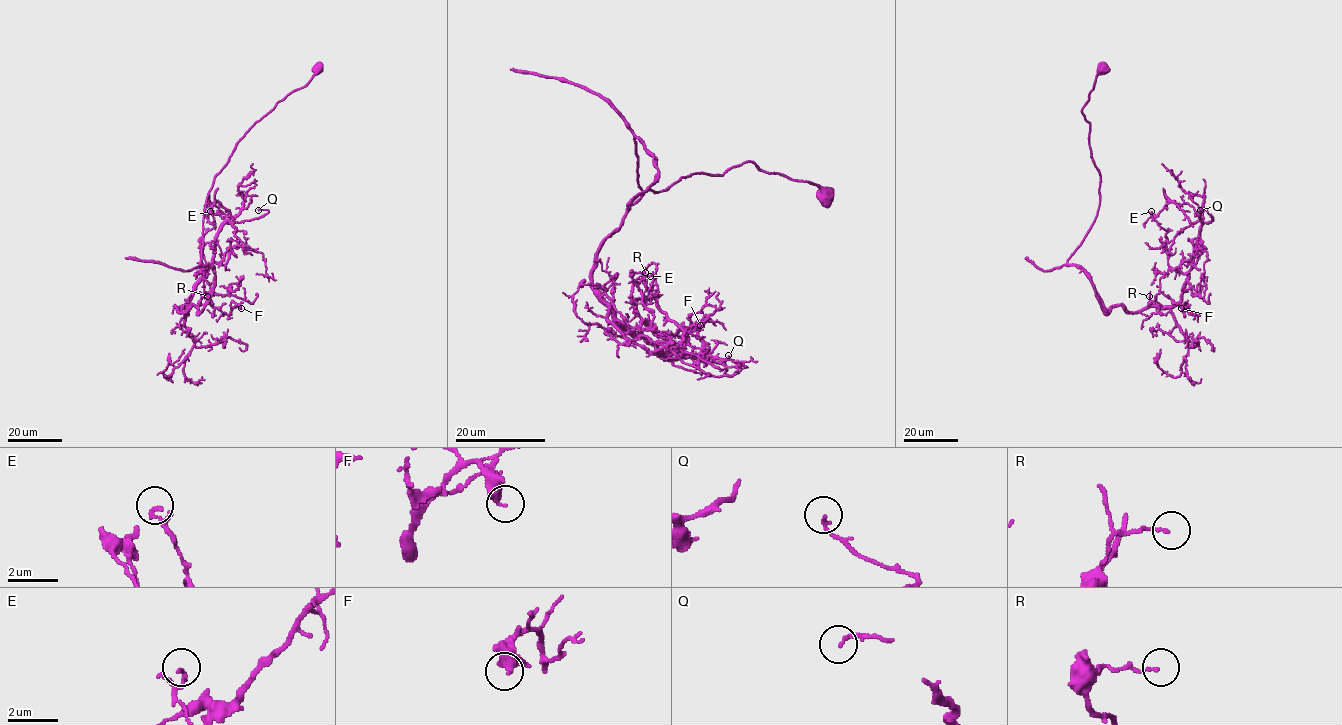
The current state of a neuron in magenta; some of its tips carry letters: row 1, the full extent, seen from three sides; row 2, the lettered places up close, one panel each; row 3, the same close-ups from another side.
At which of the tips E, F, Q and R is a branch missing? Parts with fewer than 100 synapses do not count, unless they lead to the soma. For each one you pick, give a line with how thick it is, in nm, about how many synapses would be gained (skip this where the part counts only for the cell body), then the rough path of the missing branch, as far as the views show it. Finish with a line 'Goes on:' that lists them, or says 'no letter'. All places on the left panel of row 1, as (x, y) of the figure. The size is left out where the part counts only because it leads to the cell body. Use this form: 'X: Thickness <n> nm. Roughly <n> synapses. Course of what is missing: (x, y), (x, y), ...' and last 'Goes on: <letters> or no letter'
Goes on: no letter

